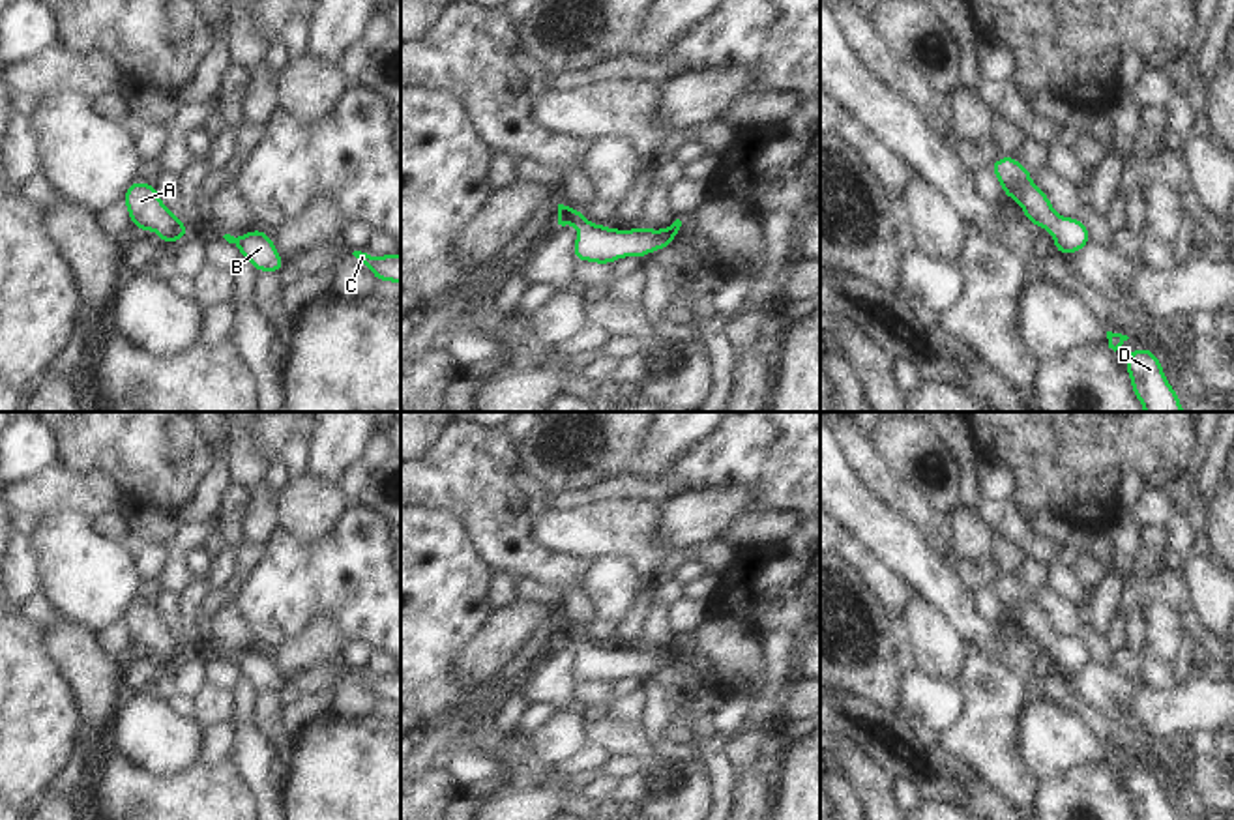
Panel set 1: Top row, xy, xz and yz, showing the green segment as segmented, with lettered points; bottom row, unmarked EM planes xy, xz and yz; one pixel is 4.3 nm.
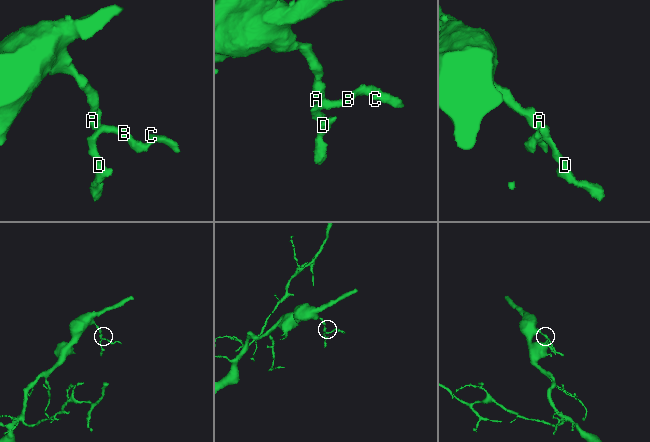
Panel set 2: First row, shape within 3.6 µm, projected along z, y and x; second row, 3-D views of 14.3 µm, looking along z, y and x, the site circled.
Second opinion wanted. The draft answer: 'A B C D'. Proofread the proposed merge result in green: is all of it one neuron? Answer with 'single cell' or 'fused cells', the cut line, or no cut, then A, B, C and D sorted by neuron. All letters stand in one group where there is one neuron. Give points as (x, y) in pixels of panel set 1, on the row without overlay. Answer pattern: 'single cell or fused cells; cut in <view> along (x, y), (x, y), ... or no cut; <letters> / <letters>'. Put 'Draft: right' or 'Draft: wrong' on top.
Draft: right
single cell; no cut; A B C D

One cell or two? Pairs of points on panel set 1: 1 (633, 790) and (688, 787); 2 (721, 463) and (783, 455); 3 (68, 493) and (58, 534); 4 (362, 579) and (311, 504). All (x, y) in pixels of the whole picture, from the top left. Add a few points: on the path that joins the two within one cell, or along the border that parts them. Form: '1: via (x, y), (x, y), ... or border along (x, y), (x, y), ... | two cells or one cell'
1: via (646, 792), (675, 794) | one cell
2: via (736, 455), (768, 455) | one cell
3: border along (40, 515), (87, 513), (92, 519) | two cells
4: border along (347, 506), (315, 540), (298, 540), (283, 530) | two cells

